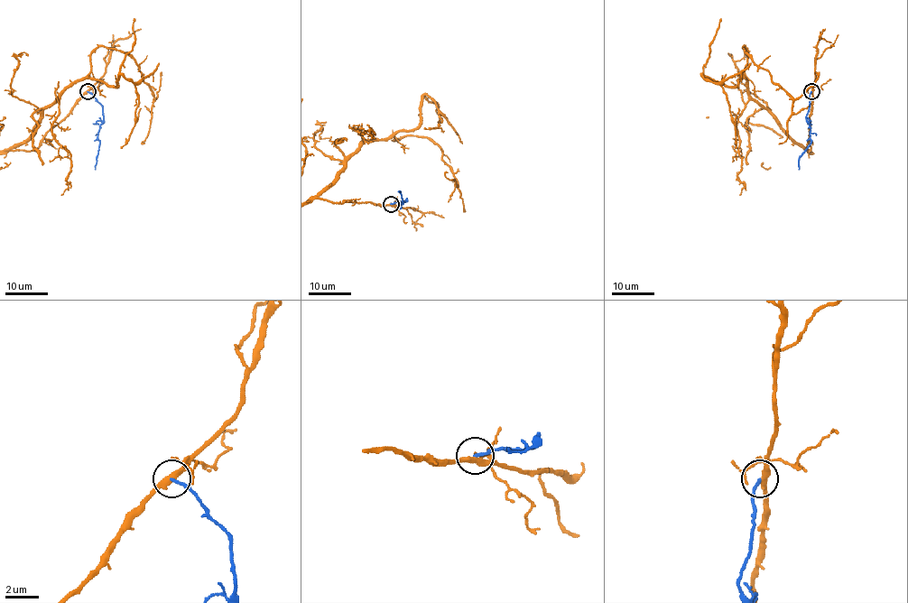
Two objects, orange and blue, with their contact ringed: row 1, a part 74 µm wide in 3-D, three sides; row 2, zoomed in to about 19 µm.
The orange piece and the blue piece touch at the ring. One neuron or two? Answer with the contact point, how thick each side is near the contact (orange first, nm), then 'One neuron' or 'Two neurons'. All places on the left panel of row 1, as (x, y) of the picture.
Place: (88, 91). Thickness 360 nm (orange) against 160 nm. Two neurons

